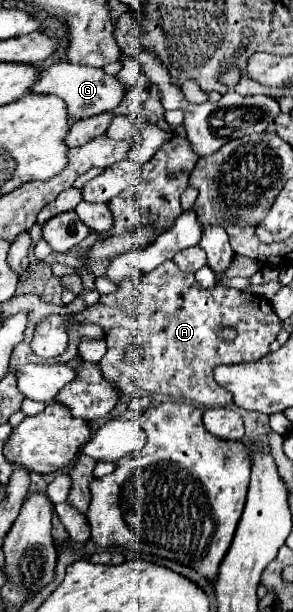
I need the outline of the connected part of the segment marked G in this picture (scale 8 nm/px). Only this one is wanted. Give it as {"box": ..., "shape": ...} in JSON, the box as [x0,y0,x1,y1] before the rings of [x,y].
{"box":[30,62,124,120],"shape":[[[58,62],[58,64],[52,64],[52,66],[40,70],[30,92],[54,94],[54,96],[62,98],[66,102],[68,120],[82,120],[82,118],[90,118],[90,116],[96,116],[102,112],[112,112],[124,98],[124,88],[120,88],[120,84],[116,84],[114,76],[108,76],[100,68],[72,66],[66,62]]]}

